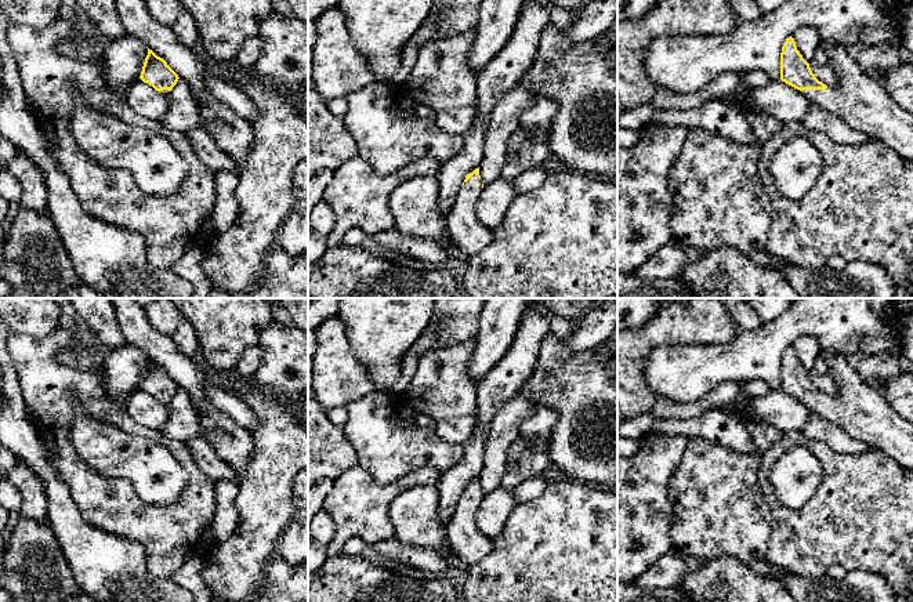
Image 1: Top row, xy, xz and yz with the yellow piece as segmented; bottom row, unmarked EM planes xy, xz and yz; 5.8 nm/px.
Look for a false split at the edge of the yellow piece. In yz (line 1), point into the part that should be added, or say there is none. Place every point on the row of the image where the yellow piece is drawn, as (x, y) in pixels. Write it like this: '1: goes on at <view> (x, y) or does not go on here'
1: goes on at yz (858, 98)

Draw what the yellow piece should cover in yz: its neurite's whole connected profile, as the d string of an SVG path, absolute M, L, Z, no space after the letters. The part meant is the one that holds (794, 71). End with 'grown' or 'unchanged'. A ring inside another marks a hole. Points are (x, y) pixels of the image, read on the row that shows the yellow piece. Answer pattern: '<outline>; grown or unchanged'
M791 36L782 47L780 80L870 139L885 144L913 162L913 115L890 98L880 80L865 73L843 46L822 37L819 46L837 77L834 87L815 77Z; grown

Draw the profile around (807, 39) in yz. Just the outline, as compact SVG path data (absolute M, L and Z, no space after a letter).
M801 26L798 28L791 37L796 41L797 50L803 55L803 58L811 64L815 58L816 48L820 41L820 33L818 29L812 26Z

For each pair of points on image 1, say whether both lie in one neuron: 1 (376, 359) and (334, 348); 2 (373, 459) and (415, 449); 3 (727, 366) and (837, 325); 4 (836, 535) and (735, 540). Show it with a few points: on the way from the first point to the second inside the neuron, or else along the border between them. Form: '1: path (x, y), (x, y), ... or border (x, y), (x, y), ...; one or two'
1: border (343, 323), (350, 348), (363, 365), (372, 381); two
2: path (383, 450), (405, 449); one
3: path (754, 355), (789, 326), (810, 325); one
4: border (770, 506), (772, 533), (765, 559); two

